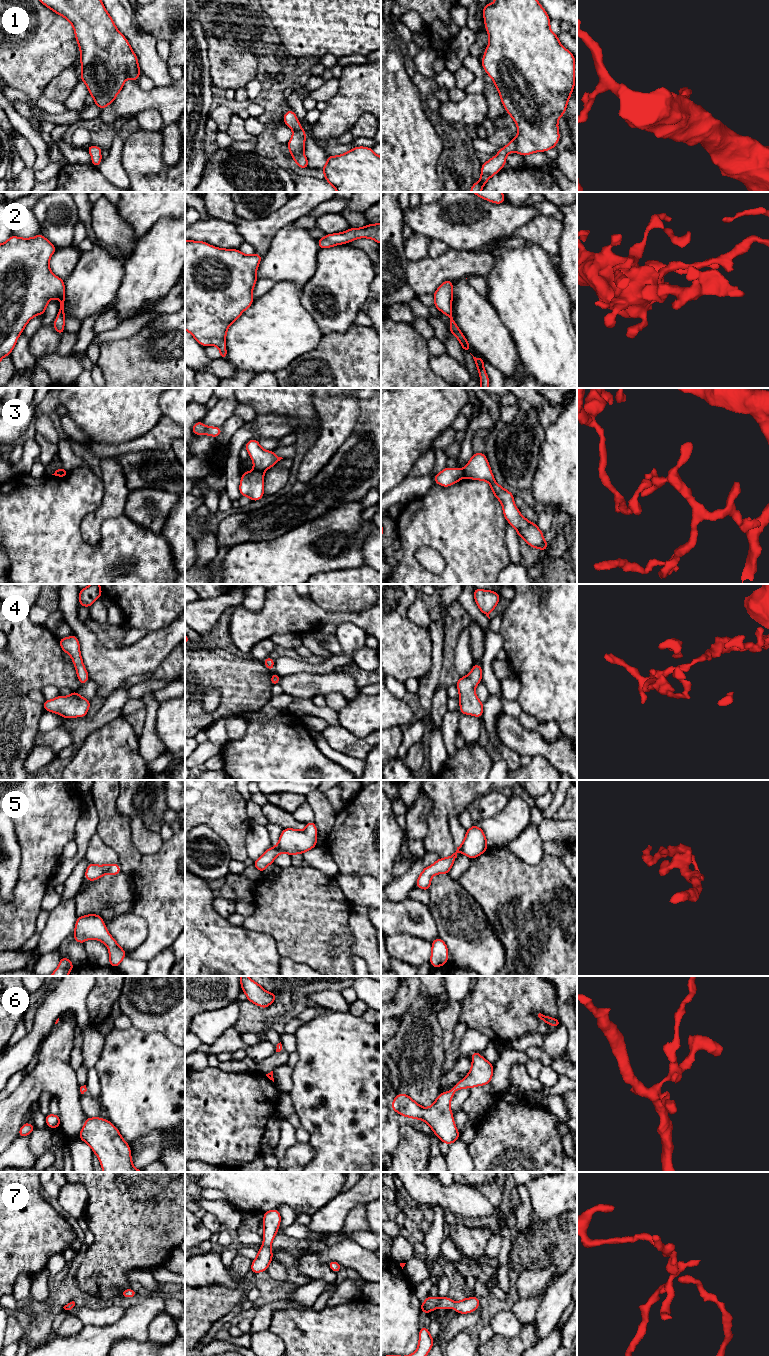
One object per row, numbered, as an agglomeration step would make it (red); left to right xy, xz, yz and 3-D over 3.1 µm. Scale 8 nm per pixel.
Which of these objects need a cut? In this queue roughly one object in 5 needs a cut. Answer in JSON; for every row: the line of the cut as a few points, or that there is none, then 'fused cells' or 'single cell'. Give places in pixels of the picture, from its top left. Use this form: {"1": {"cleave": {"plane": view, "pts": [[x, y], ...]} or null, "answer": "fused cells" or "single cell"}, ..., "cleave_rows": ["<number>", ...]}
{"1": {"cleave": null, "answer": "single cell"}, "2": {"cleave": null, "answer": "single cell"}, "3": {"cleave": {"plane": "xz", "pts": [[254, 468], [263, 472]]}, "answer": "fused cells"}, "4": {"cleave": null, "answer": "single cell"}, "5": {"cleave": null, "answer": "single cell"}, "6": {"cleave": null, "answer": "single cell"}, "7": {"cleave": null, "answer": "single cell"}, "cleave_rows": ["3"]}

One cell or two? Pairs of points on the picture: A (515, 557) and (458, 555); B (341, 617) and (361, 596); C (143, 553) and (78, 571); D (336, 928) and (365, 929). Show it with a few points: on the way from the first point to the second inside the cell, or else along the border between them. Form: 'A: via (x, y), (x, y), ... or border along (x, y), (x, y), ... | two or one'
A: border along (504, 534), (504, 542), (511, 561) | two
B: border along (323, 608), (329, 611), (356, 612), (369, 609) | two
C: via (127, 554), (120, 554), (101, 571), (94, 571) | one
D: border along (352, 905), (351, 951) | two

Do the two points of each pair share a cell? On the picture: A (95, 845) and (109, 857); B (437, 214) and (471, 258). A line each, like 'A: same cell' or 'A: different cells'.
A: same cell
B: different cells

